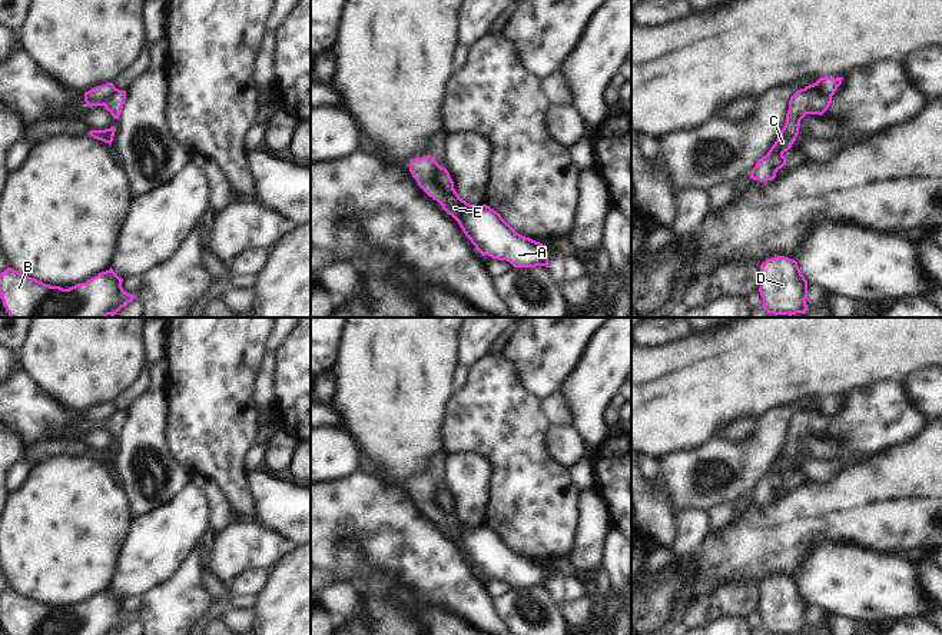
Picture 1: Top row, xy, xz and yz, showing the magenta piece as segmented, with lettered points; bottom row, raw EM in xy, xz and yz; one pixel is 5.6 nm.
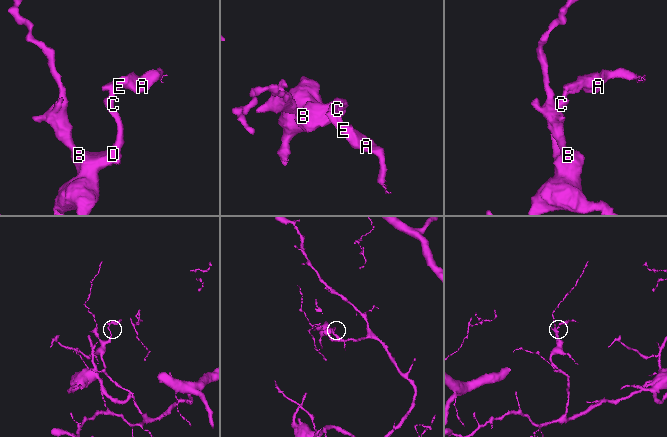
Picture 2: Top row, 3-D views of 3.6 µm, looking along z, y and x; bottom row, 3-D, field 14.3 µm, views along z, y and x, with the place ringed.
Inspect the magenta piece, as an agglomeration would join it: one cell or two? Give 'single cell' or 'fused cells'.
fused cells

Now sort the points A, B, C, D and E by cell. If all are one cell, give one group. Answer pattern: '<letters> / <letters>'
A E / B C D

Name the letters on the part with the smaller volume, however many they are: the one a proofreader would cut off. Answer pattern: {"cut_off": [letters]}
{"cut_off": ["A", "E"]}

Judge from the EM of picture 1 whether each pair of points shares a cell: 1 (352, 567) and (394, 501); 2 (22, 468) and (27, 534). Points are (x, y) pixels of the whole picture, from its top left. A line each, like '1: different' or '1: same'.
1: different
2: different

